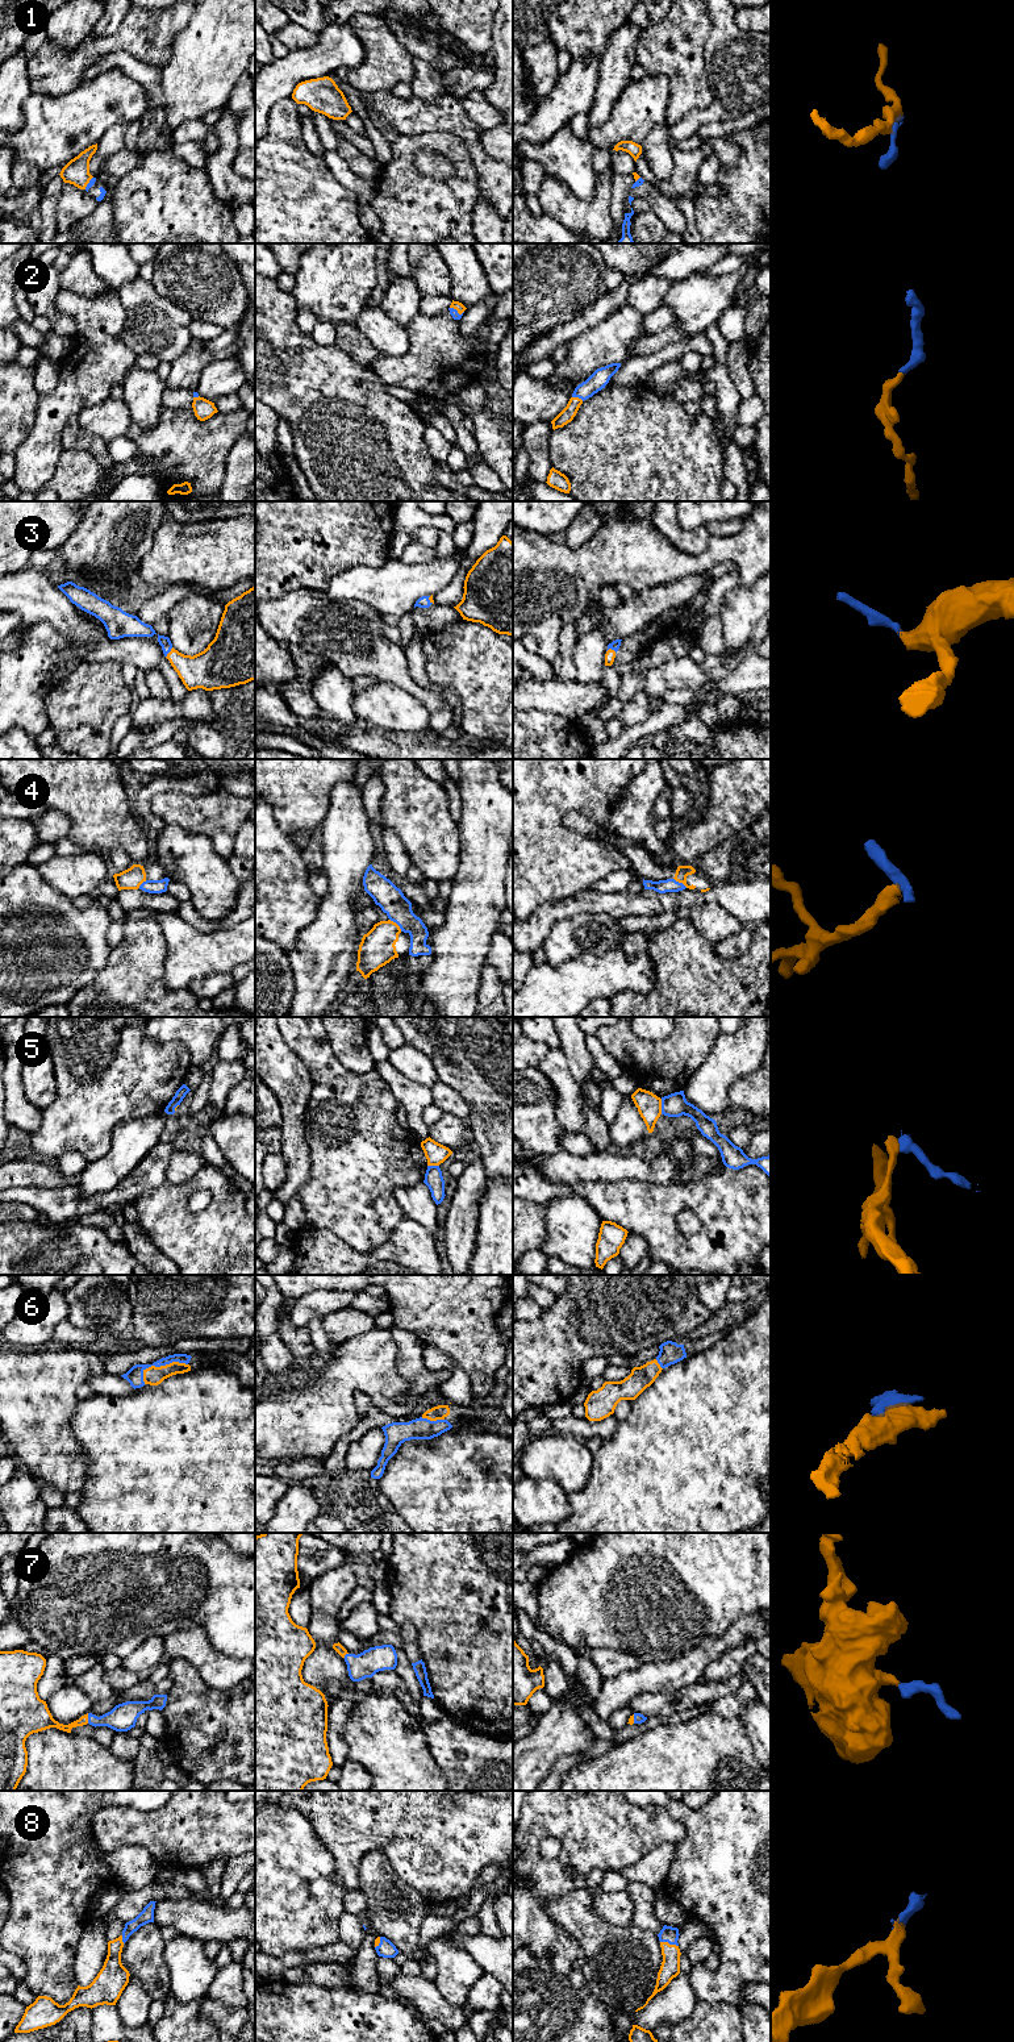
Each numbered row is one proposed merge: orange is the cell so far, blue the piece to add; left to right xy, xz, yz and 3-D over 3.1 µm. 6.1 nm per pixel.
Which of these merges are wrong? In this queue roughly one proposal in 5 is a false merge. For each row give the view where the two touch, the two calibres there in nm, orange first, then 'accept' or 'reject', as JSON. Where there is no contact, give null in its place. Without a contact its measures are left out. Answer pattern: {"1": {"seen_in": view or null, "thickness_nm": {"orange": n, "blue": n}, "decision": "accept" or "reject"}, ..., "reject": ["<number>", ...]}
{"1": {"seen_in": "xy", "thickness_nm": {"orange": 160, "blue": 40}, "decision": "accept"}, "2": {"seen_in": "yz", "thickness_nm": {"orange": 90, "blue": 110}, "decision": "accept"}, "3": {"seen_in": "xy", "thickness_nm": {"orange": 220, "blue": 70}, "decision": "accept"}, "4": {"seen_in": "xz", "thickness_nm": {"orange": 220, "blue": 160}, "decision": "reject"}, "5": {"seen_in": "yz", "thickness_nm": {"orange": 150, "blue": 140}, "decision": "reject"}, "6": {"seen_in": "xy", "thickness_nm": {"orange": 120, "blue": 100}, "decision": "accept"}, "7": {"seen_in": "xy", "thickness_nm": {"orange": 90, "blue": 170}, "decision": "accept"}, "8": {"seen_in": "yz", "thickness_nm": {"orange": 120, "blue": 100}, "decision": "accept"}, "reject": ["4", "5"]}

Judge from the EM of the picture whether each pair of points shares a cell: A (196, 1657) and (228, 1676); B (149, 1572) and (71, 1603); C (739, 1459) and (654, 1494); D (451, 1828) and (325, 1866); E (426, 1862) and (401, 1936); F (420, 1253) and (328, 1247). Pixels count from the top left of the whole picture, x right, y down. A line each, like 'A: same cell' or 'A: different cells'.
A: same cell
B: same cell
C: same cell
D: different cells
E: different cells
F: same cell

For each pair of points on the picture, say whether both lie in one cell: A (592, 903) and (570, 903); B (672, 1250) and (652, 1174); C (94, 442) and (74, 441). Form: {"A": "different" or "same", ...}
{"A": "same", "B": "different", "C": "same"}

